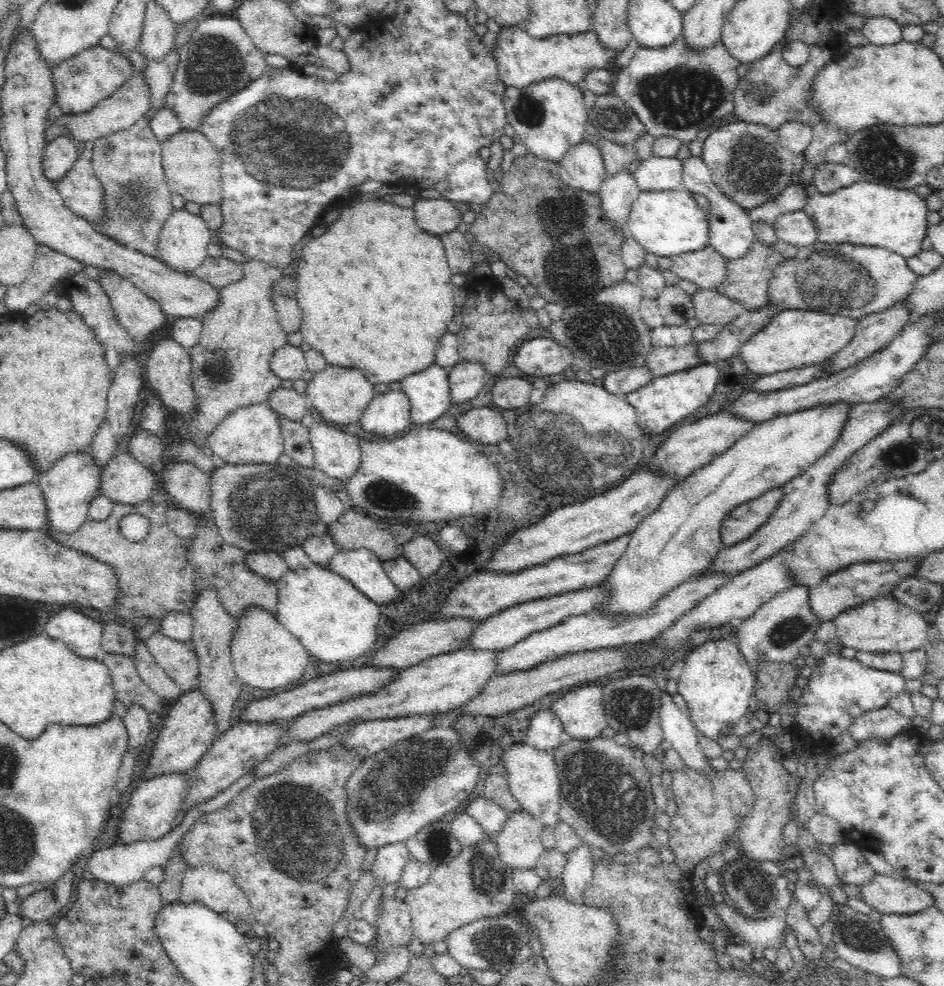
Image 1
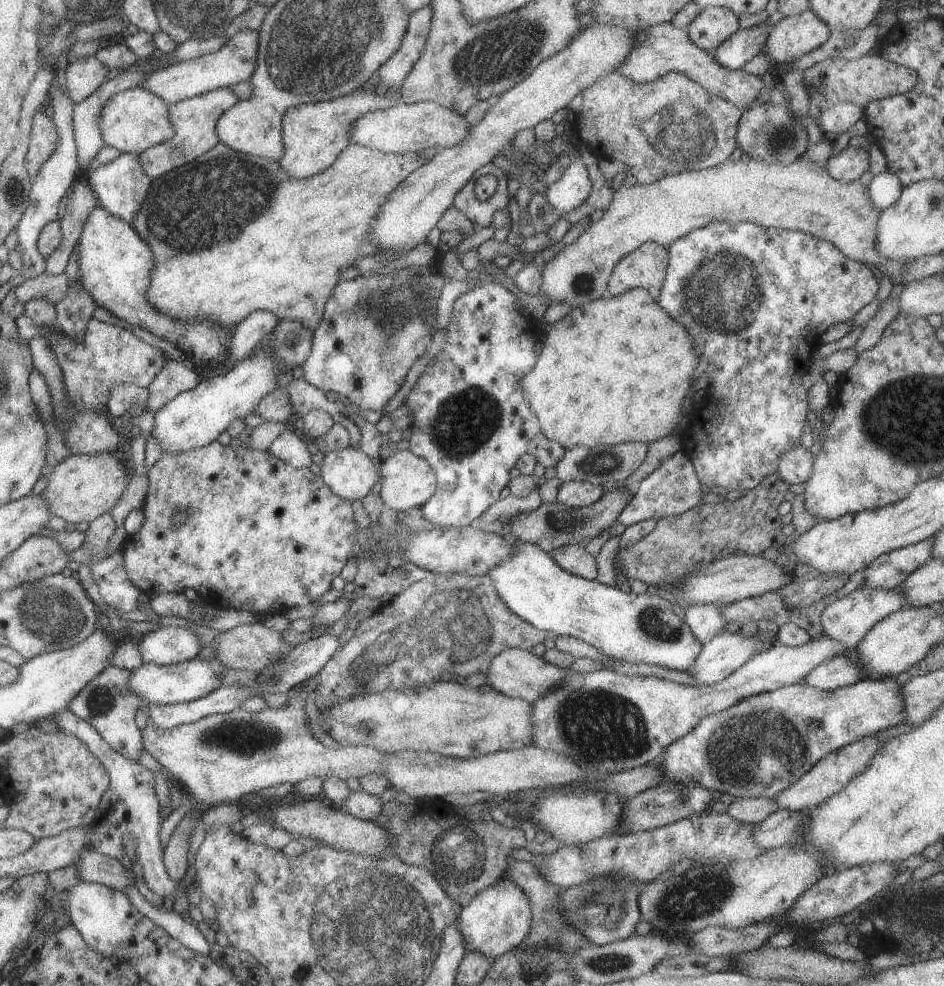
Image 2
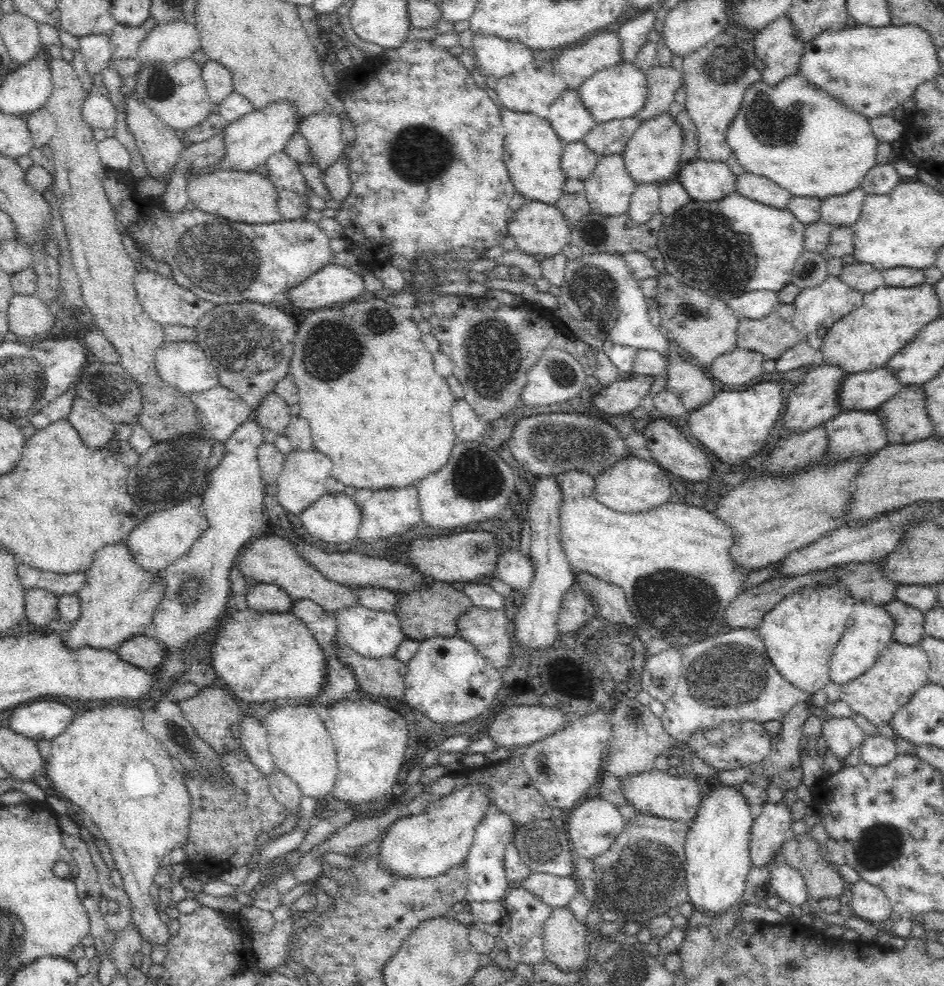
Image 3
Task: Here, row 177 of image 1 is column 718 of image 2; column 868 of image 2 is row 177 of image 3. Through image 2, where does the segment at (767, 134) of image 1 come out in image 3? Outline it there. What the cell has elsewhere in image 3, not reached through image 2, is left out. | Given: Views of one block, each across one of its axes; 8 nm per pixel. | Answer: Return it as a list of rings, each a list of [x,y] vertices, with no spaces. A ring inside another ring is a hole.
[[[697,156],[680,165],[678,177],[691,200],[718,201],[736,190],[737,176],[726,162],[712,162]]]

